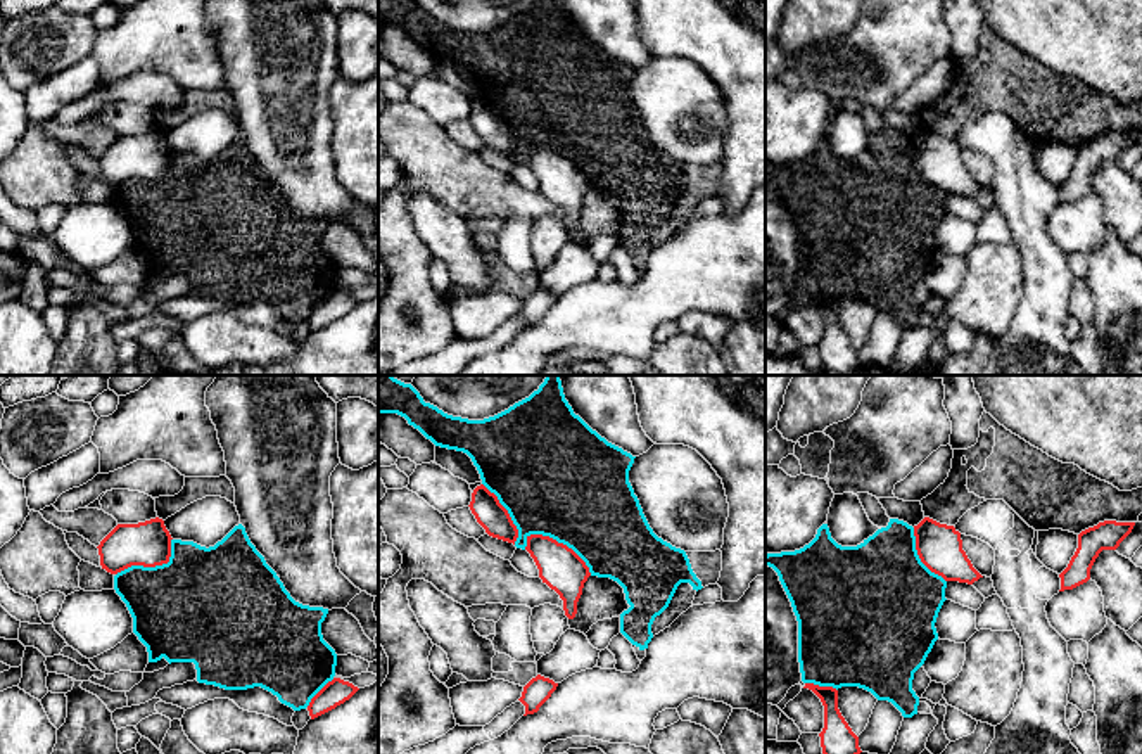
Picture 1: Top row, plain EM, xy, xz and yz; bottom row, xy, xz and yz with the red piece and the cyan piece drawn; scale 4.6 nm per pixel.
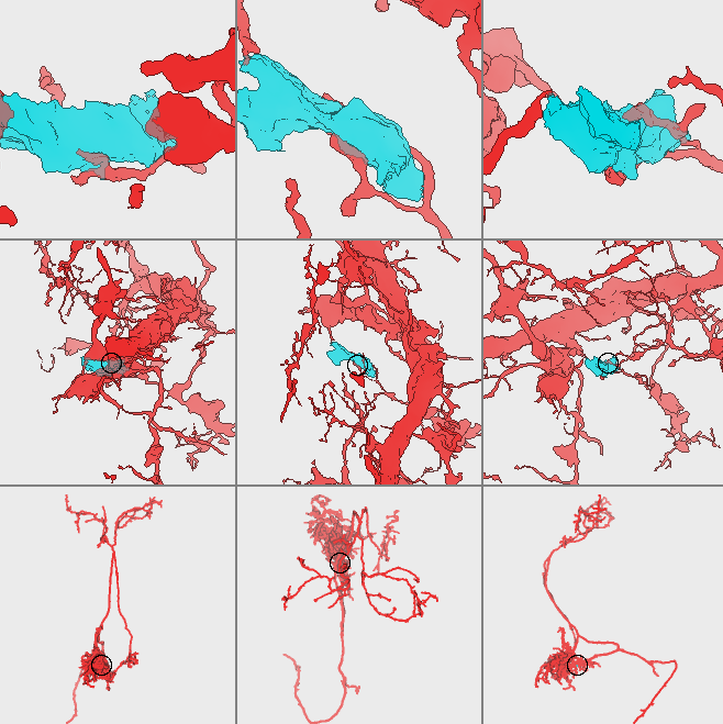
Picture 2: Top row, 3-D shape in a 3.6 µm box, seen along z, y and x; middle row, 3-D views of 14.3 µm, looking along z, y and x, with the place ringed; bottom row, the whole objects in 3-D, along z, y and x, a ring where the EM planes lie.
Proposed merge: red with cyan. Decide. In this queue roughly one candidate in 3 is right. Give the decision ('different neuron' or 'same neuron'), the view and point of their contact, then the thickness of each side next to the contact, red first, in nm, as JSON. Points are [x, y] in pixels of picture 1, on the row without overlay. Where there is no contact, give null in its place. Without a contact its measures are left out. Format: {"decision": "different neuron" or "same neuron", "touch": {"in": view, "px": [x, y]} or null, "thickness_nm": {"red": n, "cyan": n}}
{"decision": "different neuron", "touch": {"in": "xz", "px": [562, 156]}, "thickness_nm": {"red": 200, "cyan": 480}}

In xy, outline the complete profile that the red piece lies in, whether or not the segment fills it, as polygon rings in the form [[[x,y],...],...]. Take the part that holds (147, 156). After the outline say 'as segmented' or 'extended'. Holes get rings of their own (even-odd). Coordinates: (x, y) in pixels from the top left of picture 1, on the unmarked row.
[[[155,130],[138,137],[117,137],[97,159],[100,178],[117,187],[131,178],[155,180],[169,175],[171,147]]]; as segmented

